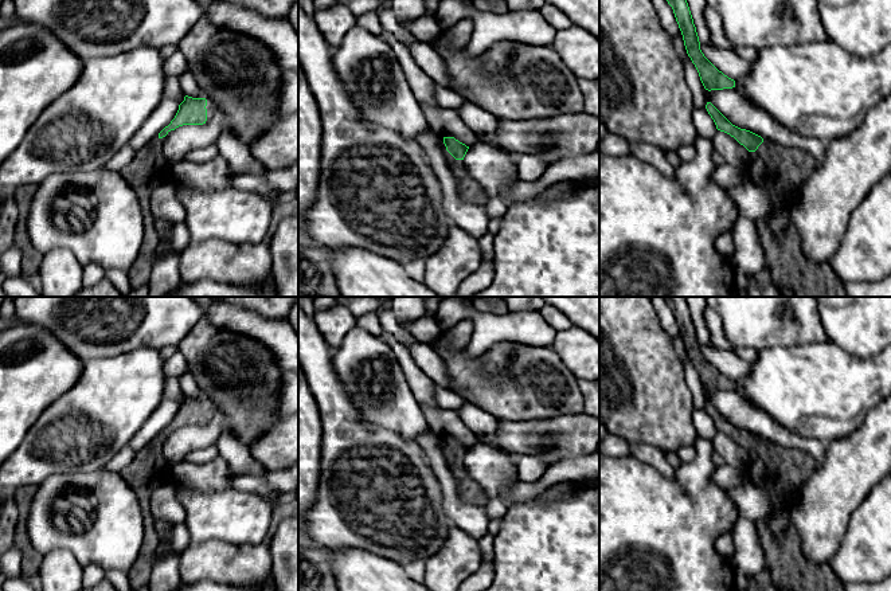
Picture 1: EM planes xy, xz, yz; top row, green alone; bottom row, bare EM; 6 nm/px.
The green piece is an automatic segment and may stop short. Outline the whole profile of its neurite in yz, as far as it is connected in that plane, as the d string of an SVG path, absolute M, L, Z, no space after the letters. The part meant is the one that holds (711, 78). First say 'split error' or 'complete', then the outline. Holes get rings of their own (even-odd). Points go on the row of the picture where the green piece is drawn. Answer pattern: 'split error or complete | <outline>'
complete | M687 0L667 1L673 9L687 54L695 64L704 89L711 91L735 87L735 81L719 71L702 52L699 36Z

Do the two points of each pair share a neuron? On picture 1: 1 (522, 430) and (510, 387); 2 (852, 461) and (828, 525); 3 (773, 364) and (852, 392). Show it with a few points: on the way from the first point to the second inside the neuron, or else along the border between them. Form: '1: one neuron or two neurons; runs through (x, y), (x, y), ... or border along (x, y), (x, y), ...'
1: two neurons; border along (550, 417), (539, 419), (497, 419)
2: one neuron; runs through (847, 477), (829, 496), (828, 509)
3: one neuron; runs through (793, 384), (809, 390), (832, 391)

